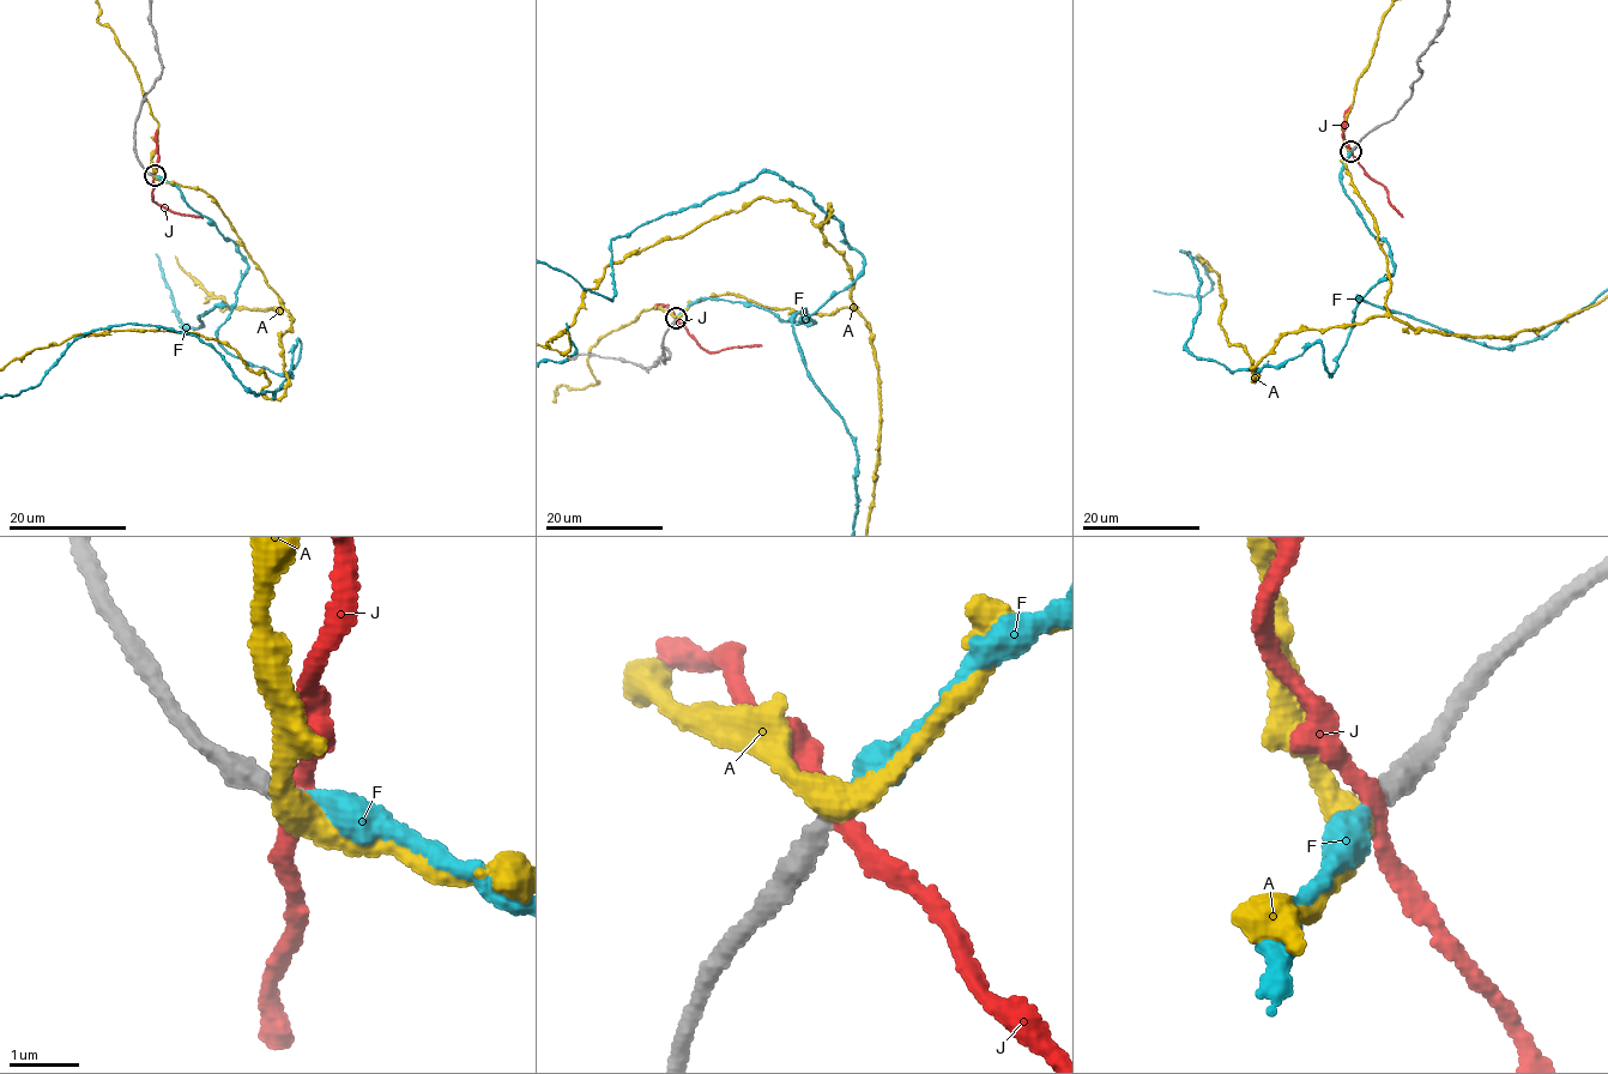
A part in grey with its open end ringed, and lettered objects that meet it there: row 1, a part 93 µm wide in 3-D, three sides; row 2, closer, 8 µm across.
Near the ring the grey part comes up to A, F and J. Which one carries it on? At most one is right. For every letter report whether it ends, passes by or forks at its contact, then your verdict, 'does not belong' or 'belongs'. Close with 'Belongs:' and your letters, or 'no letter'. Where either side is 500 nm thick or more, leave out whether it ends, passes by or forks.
A: it passes by; does not belong
F: it ends there; belongs
J: it passes by; does not belong
Belongs: F

